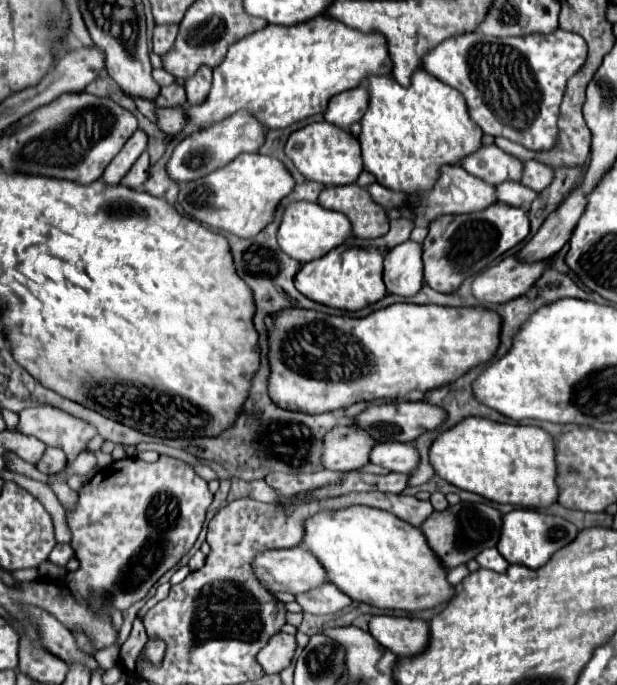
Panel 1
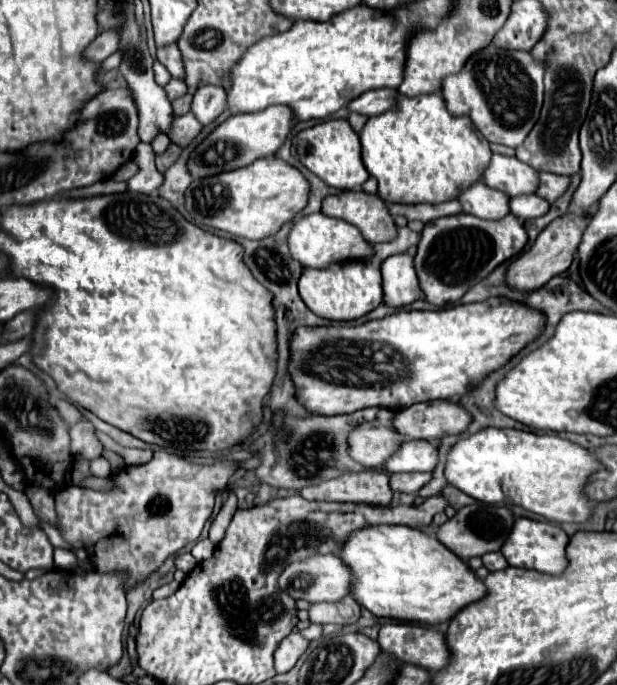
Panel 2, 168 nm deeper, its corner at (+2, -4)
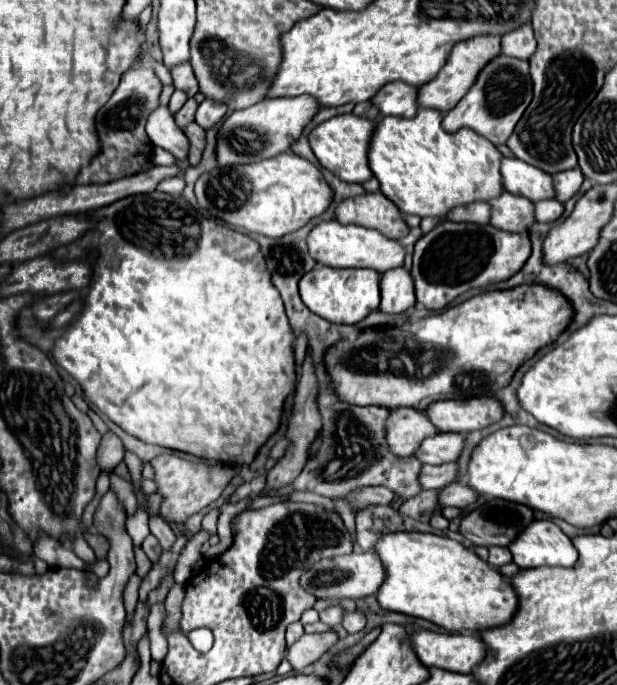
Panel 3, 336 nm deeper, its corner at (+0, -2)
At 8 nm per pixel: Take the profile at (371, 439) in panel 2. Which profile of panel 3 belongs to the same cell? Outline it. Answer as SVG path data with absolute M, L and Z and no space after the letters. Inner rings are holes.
M396 408L386 422L388 446L396 456L412 456L422 440L434 434L438 434L436 428L428 424L428 416L418 408Z

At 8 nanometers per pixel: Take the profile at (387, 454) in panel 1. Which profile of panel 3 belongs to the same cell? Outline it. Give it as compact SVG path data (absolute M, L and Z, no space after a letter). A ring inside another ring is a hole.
M440 432L432 438L426 438L416 456L422 464L446 464L446 462L456 462L464 450L464 434L456 432Z

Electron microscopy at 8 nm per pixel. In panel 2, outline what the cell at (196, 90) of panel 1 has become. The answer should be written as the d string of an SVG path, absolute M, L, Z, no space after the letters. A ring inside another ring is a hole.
M202 86L192 100L192 114L200 124L210 124L226 108L226 92L222 86Z

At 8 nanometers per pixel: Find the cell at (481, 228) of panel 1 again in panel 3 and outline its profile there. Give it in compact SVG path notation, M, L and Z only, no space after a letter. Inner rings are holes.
M452 220L440 222L424 234L414 246L412 280L416 300L428 310L442 310L460 294L472 288L484 288L512 278L530 256L528 234L502 232L490 224L460 224Z

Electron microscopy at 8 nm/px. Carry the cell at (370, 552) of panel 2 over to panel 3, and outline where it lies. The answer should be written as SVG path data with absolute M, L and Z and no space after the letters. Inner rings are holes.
M394 532L382 536L374 552L386 568L386 580L376 594L384 610L430 620L448 632L476 634L504 626L516 614L518 596L510 580L456 540L422 532Z

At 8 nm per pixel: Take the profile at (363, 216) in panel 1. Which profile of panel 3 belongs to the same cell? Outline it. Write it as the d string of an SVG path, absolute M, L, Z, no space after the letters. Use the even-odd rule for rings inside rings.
M380 192L344 200L336 208L336 220L340 224L358 224L364 228L374 228L392 240L404 238L410 230L404 222L404 214Z

